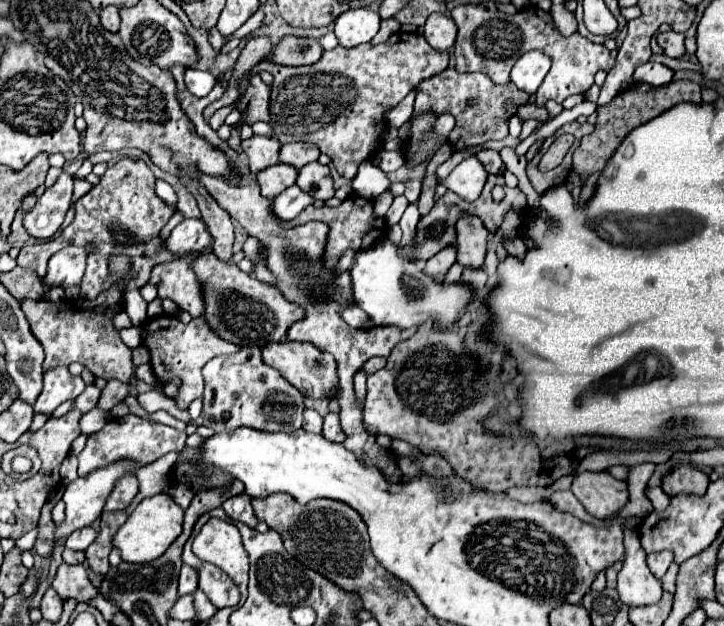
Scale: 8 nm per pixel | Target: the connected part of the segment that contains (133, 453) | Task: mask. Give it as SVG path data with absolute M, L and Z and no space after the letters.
M126 415L120 419L110 419L98 433L92 433L86 441L86 447L82 449L82 453L78 455L78 475L84 477L90 471L98 469L98 467L106 467L112 461L118 461L122 457L130 457L134 461L138 461L140 465L148 465L152 461L156 461L158 457L166 455L168 451L182 451L186 443L186 433L184 431L176 431L174 427L168 425L160 425L160 423L148 423L142 417L136 415Z

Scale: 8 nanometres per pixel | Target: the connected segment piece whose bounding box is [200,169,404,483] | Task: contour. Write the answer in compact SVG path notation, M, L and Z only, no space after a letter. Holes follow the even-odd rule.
M244 169L238 173L238 183L232 185L228 179L220 179L218 175L200 175L200 183L206 191L218 201L222 209L234 217L248 235L256 237L268 251L268 269L276 277L276 287L282 295L300 307L304 307L306 315L300 323L294 323L288 329L286 339L290 341L310 341L324 353L332 353L338 367L338 387L336 387L336 401L340 403L340 425L346 435L344 447L352 451L360 463L378 467L388 483L396 483L402 479L402 471L394 461L394 453L376 445L376 439L366 433L362 427L362 403L356 399L352 389L354 373L374 355L390 355L392 347L404 339L404 331L398 327L374 327L374 329L352 329L342 319L342 311L352 305L352 279L350 271L336 273L332 267L324 263L324 247L328 241L330 227L322 221L308 221L298 227L284 229L282 221L272 215L272 201L260 195L260 187L250 181L250 171ZM372 455L372 459L368 459Z

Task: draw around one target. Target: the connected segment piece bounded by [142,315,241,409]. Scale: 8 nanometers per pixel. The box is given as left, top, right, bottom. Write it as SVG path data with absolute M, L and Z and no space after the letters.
M160 315L160 317L148 319L142 325L142 345L150 353L150 365L152 365L154 375L158 377L160 383L170 383L174 377L182 379L182 385L176 395L176 405L180 409L188 409L188 405L196 397L202 397L204 363L217 356L217 353L233 354L241 349L240 346L216 335L203 316L192 319L188 325L184 325L178 317L170 317L170 315Z

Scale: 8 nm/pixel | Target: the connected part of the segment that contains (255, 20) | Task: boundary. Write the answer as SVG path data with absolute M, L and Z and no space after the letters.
M258 9L234 35L250 35L254 29L258 29L260 27L260 23L262 23L262 19L264 19L264 11L262 9Z

